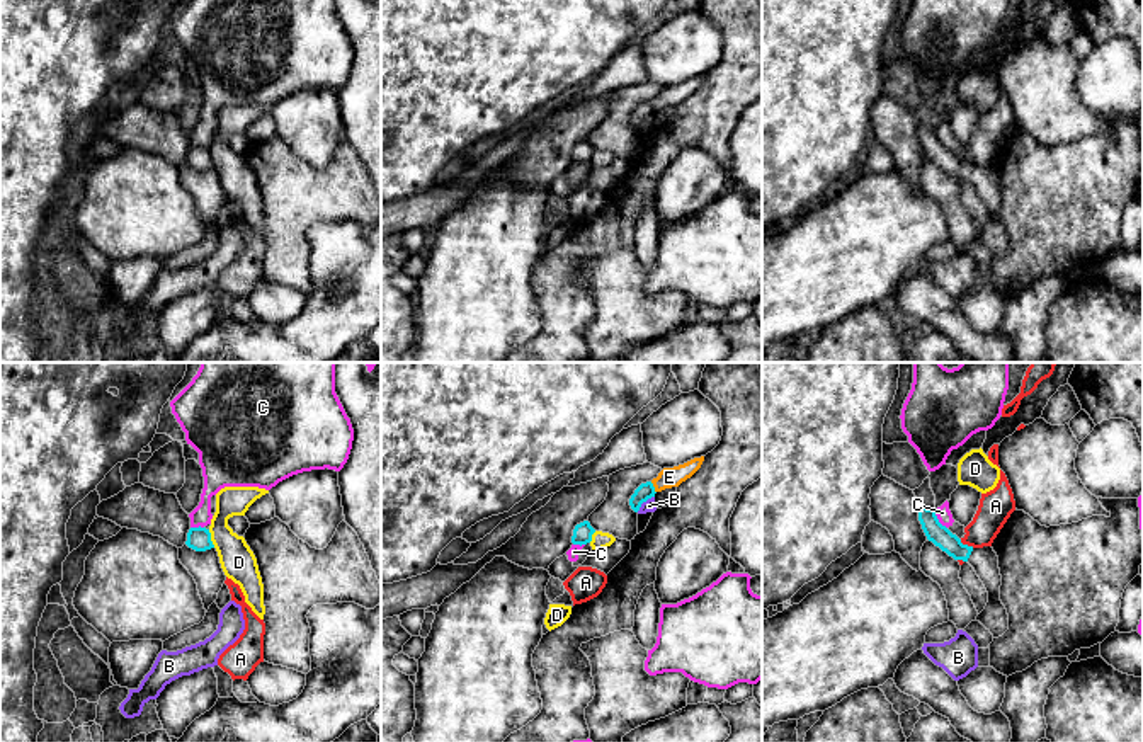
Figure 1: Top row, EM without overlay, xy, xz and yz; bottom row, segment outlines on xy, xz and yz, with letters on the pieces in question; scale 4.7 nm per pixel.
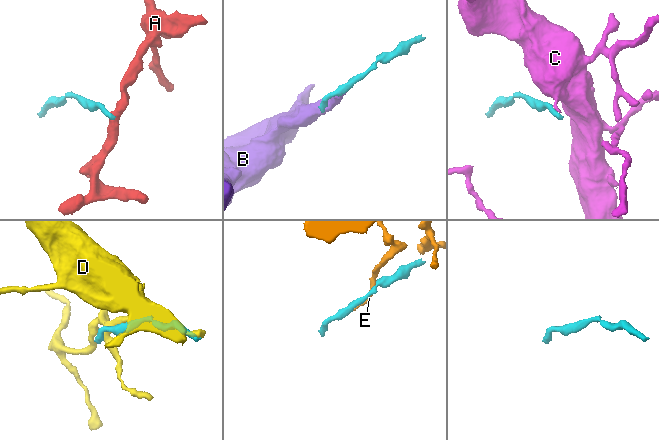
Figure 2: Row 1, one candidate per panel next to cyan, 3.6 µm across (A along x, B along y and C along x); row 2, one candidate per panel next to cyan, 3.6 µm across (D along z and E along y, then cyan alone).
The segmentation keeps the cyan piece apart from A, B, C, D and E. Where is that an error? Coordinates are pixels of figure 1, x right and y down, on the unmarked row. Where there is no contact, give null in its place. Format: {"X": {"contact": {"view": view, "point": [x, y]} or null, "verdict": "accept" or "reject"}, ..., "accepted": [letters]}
{"A": {"contact": {"view": "yz", "point": [966, 164]}, "verdict": "reject"}, "B": {"contact": {"view": "xz", "point": [643, 119]}, "verdict": "reject"}, "C": {"contact": {"view": "yz", "point": [938, 138]}, "verdict": "reject"}, "D": {"contact": {"view": "xy", "point": [210, 157]}, "verdict": "reject"}, "E": {"contact": {"view": "xz", "point": [653, 106]}, "verdict": "reject"}, "accepted": []}

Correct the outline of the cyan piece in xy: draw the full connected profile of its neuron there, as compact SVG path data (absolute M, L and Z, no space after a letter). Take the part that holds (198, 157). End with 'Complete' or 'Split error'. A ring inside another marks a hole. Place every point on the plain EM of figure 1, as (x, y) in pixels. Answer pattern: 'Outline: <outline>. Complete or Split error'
Outline: M201 145L189 148L185 163L196 170L206 170L214 167L209 148Z. Complete

